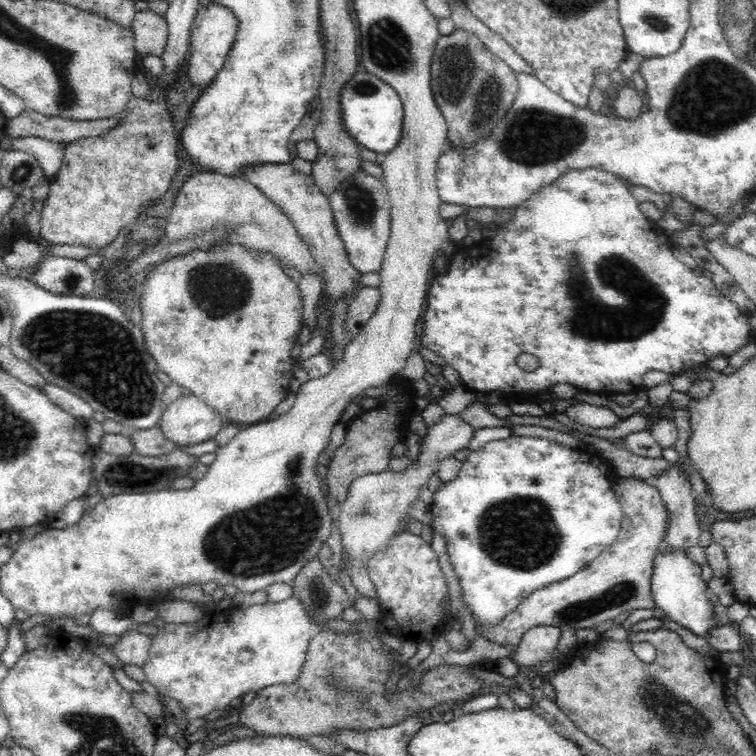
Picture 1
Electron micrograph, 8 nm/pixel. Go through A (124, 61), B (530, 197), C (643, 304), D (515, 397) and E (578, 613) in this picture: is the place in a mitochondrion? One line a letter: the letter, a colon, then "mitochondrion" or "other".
A: other
B: other
C: mitochondrion
D: other
E: mitochondrion

